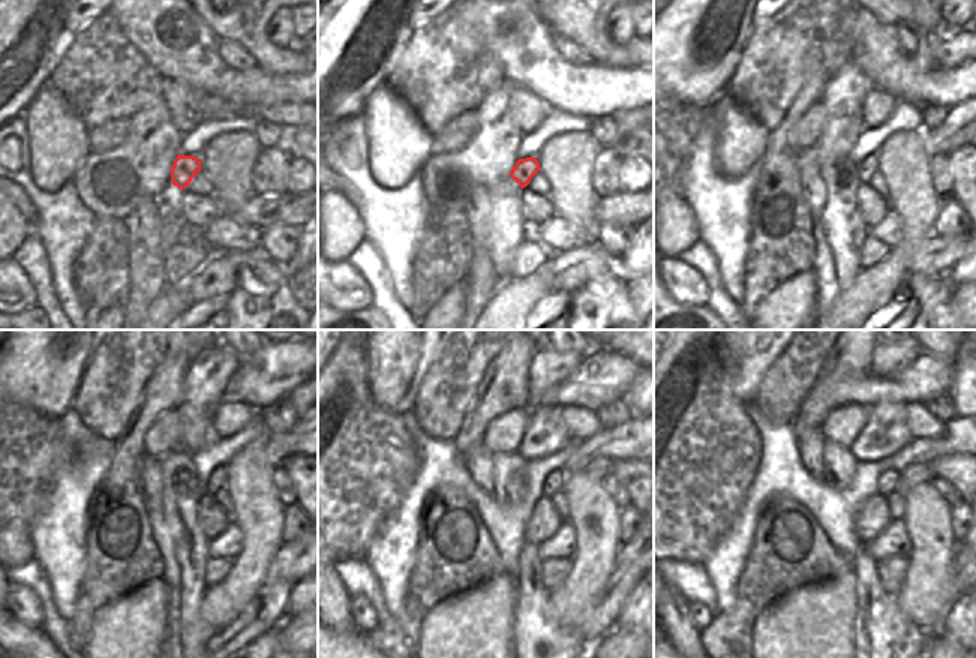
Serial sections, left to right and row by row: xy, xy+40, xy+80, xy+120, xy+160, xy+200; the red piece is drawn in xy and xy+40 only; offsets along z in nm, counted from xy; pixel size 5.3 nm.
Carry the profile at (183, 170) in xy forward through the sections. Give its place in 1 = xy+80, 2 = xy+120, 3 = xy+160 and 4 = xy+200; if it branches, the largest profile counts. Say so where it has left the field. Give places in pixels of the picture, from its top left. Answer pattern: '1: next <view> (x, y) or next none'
1: next xy+80 (864, 170)
2: next xy+120 (201, 499)
3: next xy+160 (555, 480)
4: next xy+200 (886, 483)

